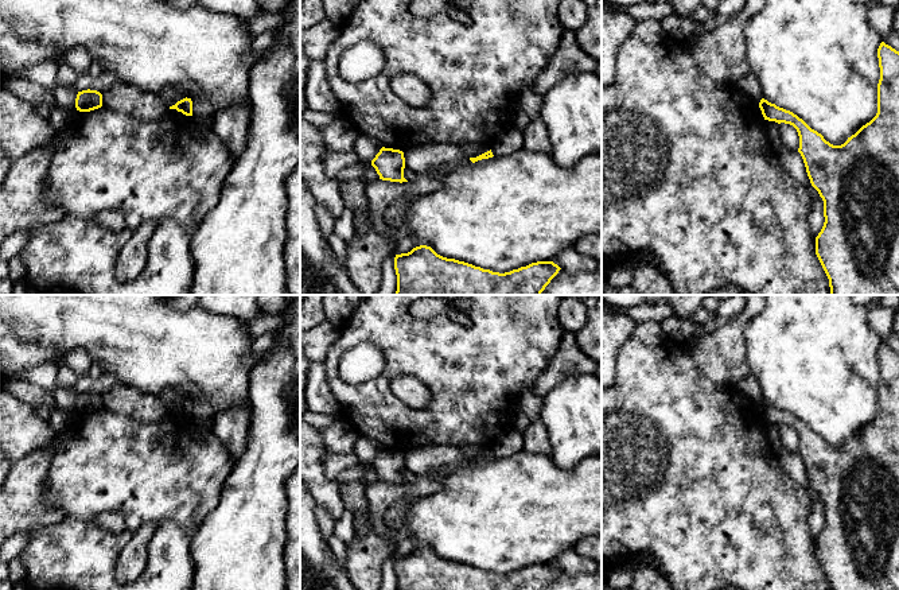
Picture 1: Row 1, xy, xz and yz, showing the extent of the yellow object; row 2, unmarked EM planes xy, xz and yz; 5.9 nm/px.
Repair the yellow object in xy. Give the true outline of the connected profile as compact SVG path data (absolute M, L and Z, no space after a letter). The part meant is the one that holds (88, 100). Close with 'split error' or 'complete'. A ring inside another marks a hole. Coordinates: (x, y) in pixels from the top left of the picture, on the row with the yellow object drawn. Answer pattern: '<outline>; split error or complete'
M97 90L78 92L75 98L75 108L79 112L90 112L102 106L102 94Z; complete

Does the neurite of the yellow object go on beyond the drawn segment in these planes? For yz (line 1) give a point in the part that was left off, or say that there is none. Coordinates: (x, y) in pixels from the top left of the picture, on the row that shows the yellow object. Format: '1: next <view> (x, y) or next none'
1: next none

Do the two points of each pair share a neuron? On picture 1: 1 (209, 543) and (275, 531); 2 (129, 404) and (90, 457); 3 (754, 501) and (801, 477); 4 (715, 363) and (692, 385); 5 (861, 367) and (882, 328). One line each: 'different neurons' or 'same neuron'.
1: same neuron
2: different neurons
3: different neurons
4: different neurons
5: different neurons

